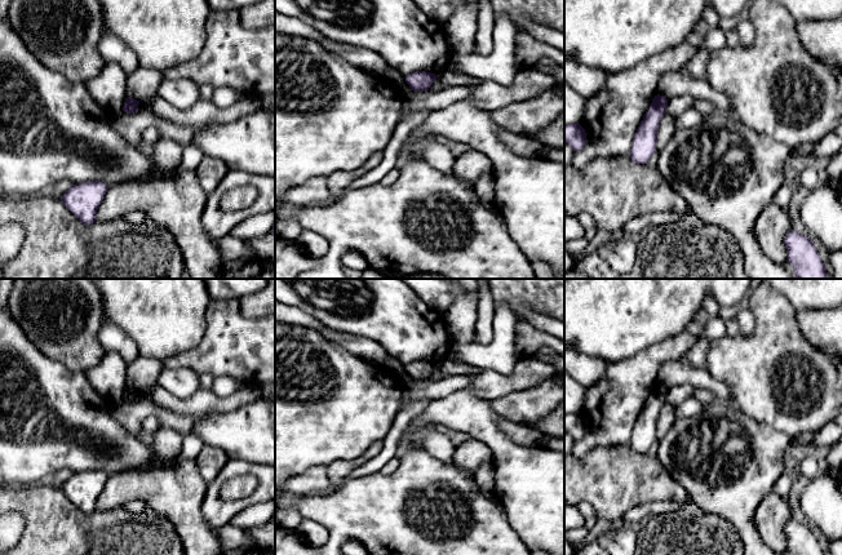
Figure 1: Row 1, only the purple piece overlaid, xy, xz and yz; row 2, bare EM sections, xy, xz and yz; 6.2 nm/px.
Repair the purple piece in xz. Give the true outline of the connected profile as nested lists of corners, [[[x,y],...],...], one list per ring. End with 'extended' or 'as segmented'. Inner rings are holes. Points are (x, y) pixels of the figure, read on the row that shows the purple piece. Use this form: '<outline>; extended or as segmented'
[[[417,71],[406,76],[406,81],[413,92],[426,92],[433,85],[436,75],[425,71]]]; as segmented

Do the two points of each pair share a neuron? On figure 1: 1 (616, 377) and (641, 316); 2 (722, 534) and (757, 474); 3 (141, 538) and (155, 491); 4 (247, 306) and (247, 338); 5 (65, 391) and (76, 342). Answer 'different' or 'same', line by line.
1: different
2: different
3: different
4: different
5: different

